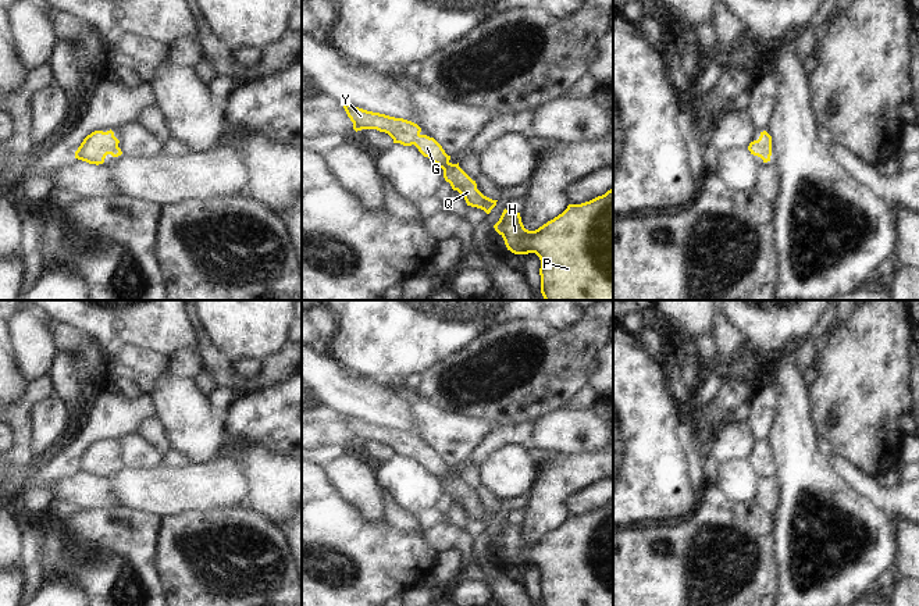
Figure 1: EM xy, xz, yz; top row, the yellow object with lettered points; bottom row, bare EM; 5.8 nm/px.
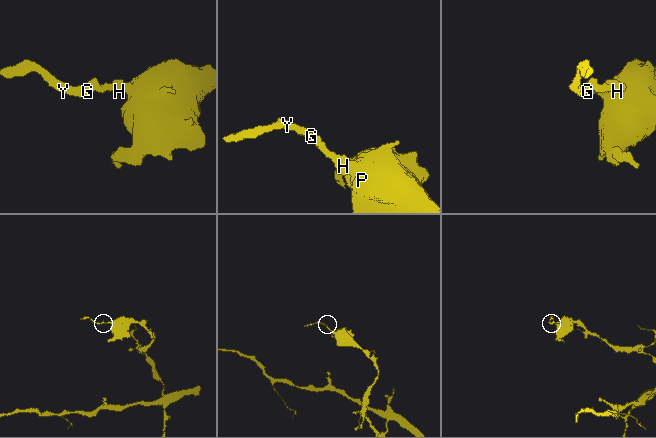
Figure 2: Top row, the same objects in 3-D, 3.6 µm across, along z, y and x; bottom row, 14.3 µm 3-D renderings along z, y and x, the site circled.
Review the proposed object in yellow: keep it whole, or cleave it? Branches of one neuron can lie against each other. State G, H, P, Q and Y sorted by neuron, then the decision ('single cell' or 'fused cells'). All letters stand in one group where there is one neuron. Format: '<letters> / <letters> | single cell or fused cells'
G H P Q Y | single cell

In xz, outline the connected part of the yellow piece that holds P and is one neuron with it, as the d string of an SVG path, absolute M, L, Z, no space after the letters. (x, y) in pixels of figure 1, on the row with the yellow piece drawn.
M613 188L605 195L567 208L535 231L528 231L520 213L503 210L494 225L507 250L514 254L535 253L541 260L541 293L545 300L613 300Z

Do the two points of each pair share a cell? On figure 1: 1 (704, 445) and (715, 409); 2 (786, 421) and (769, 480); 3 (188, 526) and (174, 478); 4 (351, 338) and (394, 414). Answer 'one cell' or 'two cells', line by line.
1: one cell
2: two cells
3: two cells
4: two cells

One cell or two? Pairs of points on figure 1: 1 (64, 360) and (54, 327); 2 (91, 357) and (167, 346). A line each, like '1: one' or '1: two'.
1: two
2: two

